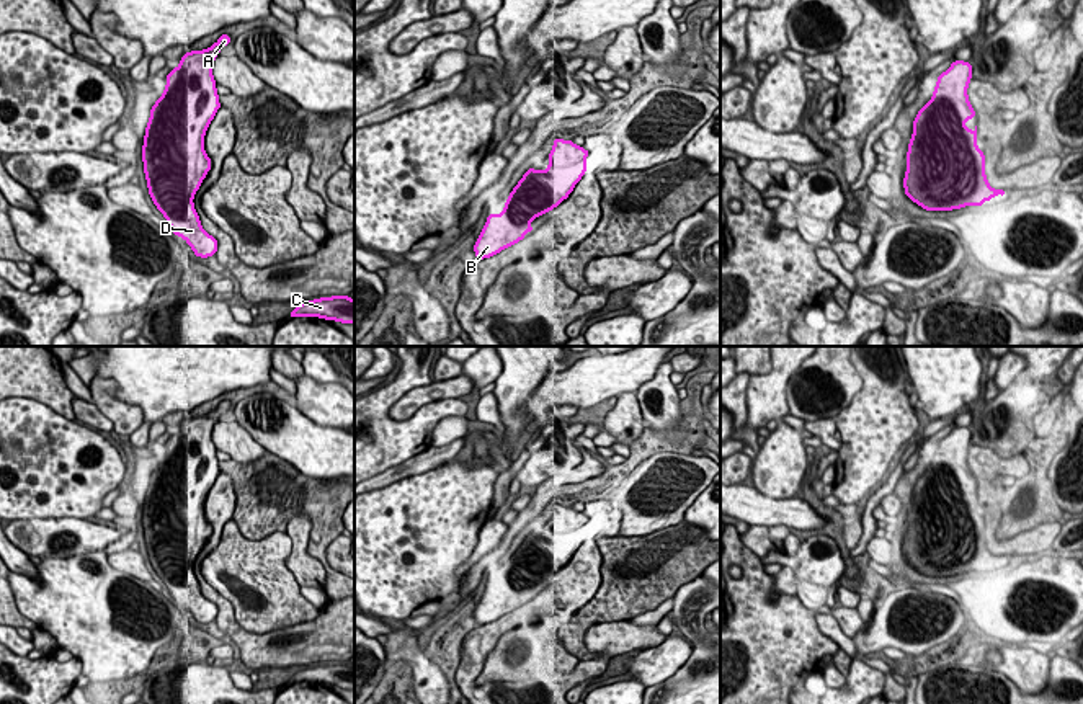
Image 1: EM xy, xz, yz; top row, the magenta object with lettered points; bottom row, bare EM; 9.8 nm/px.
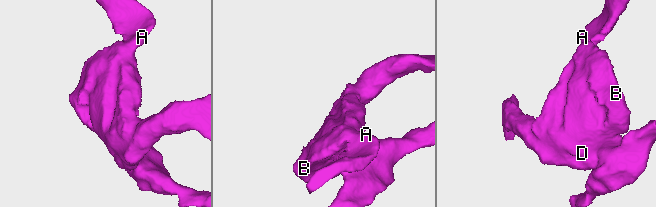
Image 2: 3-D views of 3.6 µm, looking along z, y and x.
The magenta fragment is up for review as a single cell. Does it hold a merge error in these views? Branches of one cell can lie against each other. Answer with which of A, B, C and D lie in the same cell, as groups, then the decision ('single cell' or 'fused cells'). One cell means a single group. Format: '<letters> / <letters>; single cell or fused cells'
A B C D; single cell

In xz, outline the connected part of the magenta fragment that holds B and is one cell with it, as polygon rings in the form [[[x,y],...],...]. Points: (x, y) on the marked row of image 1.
[[[555,137],[549,167],[526,170],[510,193],[503,211],[487,216],[485,227],[474,245],[477,260],[497,255],[523,240],[526,232],[533,232],[534,227],[529,222],[557,207],[585,176],[588,155],[588,150],[572,140]]]

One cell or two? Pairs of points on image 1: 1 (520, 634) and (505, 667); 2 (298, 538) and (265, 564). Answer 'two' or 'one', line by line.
1: one
2: two

